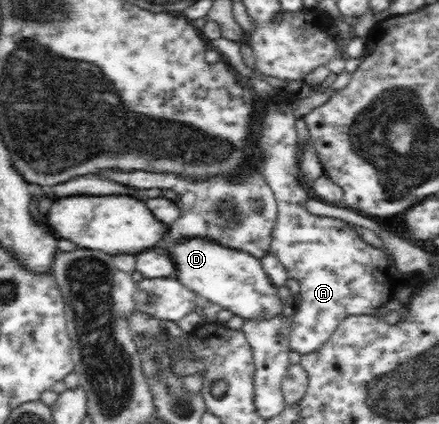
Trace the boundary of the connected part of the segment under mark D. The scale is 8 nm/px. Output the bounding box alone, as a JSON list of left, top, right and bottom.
[159,234,284,320]

